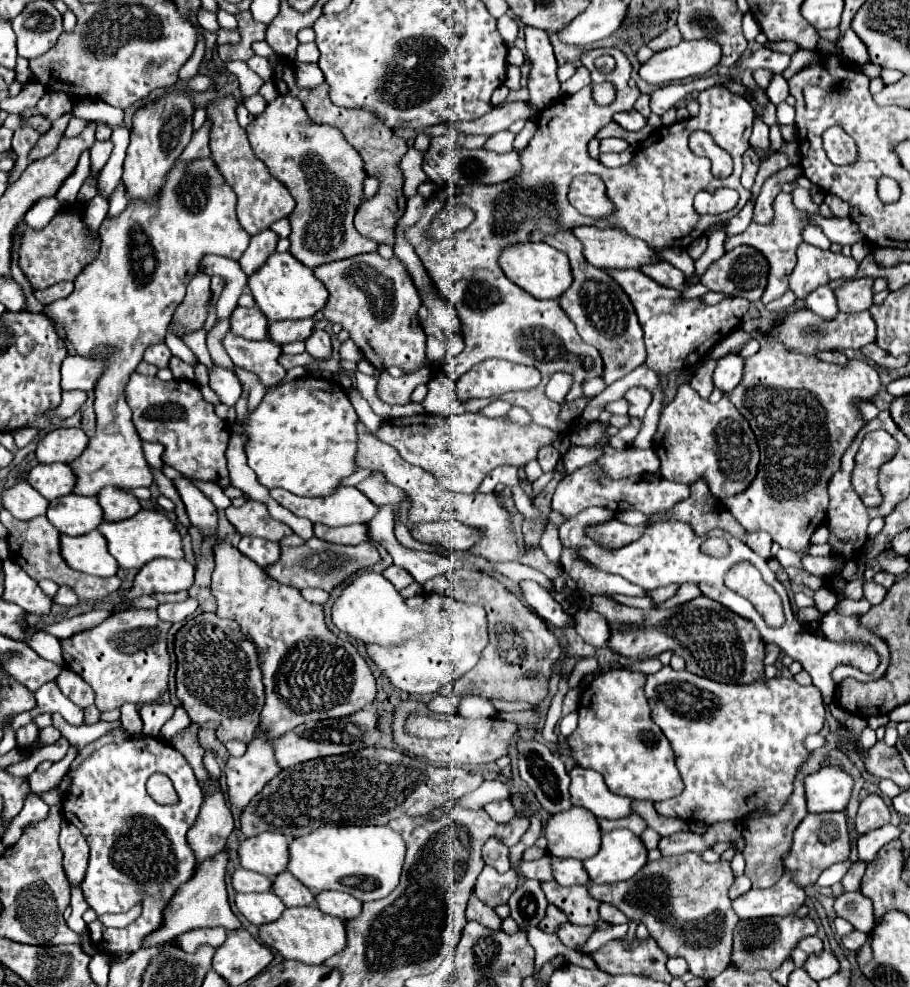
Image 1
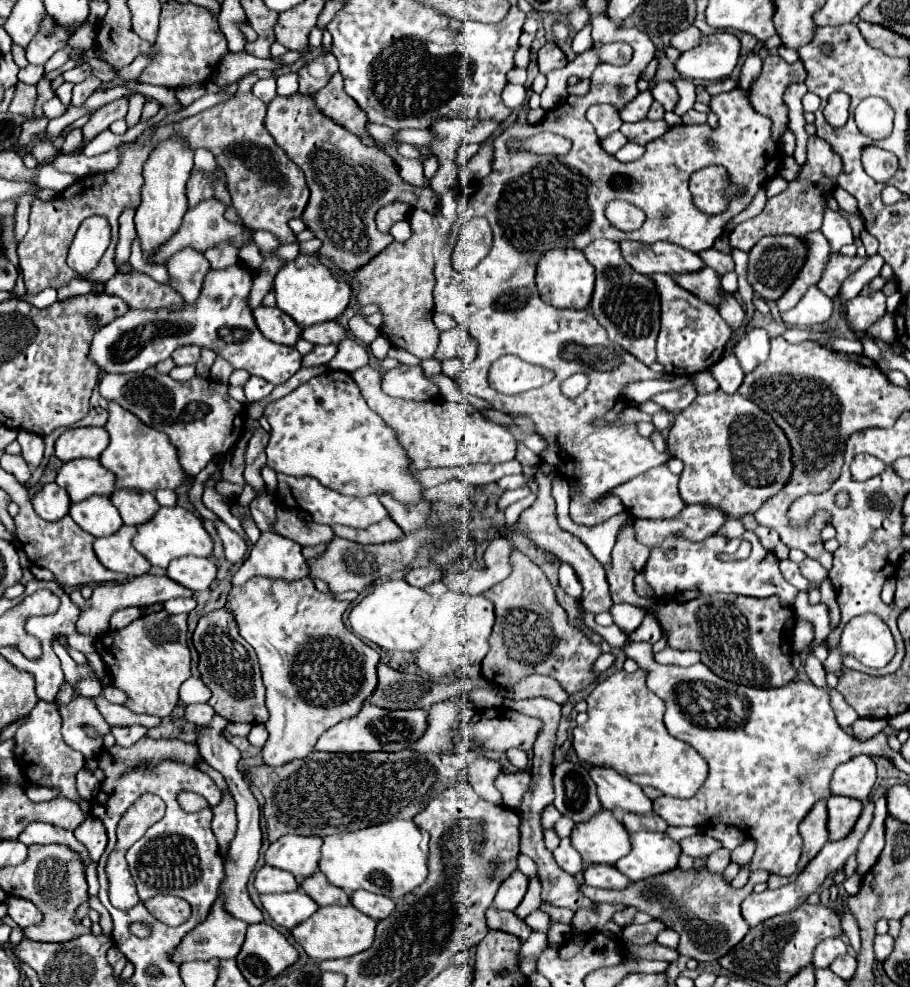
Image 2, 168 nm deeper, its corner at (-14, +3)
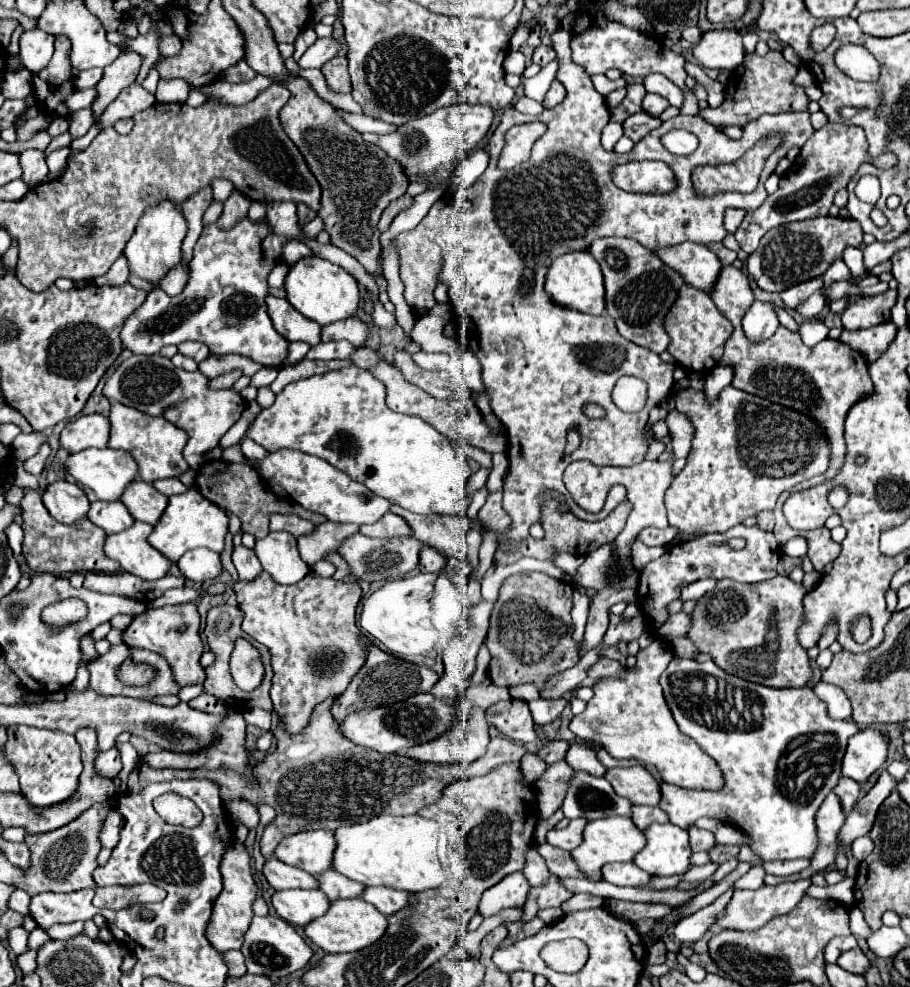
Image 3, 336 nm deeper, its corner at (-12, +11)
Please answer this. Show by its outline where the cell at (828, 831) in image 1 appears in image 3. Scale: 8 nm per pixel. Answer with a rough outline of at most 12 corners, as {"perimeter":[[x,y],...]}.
{"perimeter":[[840,778],[834,792],[840,796],[844,812],[856,804],[860,784]]}

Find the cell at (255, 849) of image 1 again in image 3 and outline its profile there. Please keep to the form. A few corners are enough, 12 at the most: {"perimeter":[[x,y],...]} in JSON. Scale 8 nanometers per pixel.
{"perimeter":[[332,830],[286,836],[276,858],[312,876],[332,868]]}

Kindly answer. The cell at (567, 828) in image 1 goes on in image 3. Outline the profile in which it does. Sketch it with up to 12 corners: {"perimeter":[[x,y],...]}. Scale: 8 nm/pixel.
{"perimeter":[[630,818],[594,820],[574,852],[590,880],[630,862],[646,836]]}

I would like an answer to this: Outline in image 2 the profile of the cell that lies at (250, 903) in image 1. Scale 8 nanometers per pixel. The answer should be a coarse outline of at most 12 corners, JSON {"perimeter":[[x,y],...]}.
{"perimeter":[[300,890],[260,894],[268,916],[288,930],[318,910]]}

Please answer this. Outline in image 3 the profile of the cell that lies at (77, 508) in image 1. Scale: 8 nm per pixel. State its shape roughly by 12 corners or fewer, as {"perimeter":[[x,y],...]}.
{"perimeter":[[94,502],[88,518],[108,534],[134,524],[122,502]]}

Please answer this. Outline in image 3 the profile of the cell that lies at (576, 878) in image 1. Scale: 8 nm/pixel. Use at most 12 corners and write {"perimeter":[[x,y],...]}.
{"perimeter":[[632,862],[606,864],[604,880],[616,886],[646,886],[650,874]]}

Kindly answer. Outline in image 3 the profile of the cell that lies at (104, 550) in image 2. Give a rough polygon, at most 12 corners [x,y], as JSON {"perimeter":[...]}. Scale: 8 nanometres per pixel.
{"perimeter":[[134,522],[104,552],[130,574],[158,580],[172,562],[148,544],[154,526]]}

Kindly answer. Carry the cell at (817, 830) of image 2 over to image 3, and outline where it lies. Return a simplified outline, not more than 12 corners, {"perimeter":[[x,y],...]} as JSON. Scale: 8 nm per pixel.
{"perimeter":[[836,794],[816,814],[820,846],[812,872],[834,864],[846,820]]}

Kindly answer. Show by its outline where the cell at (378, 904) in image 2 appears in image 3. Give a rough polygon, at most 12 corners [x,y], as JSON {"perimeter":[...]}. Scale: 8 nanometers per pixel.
{"perimeter":[[386,886],[366,888],[362,898],[384,916],[408,906],[410,894]]}

